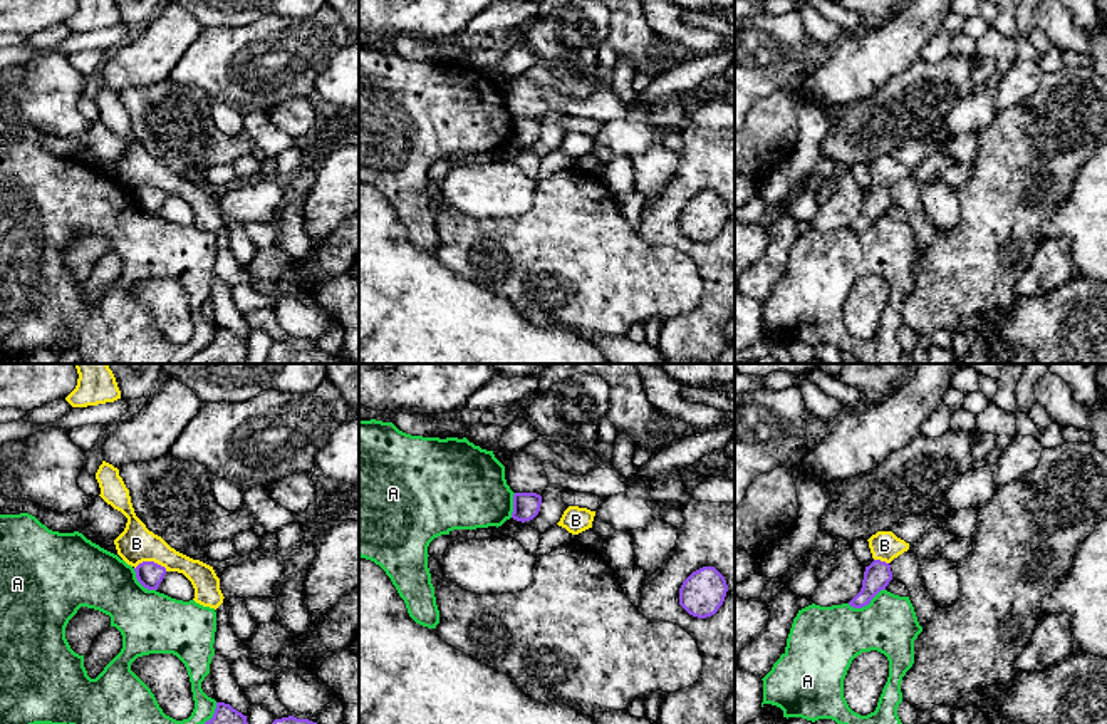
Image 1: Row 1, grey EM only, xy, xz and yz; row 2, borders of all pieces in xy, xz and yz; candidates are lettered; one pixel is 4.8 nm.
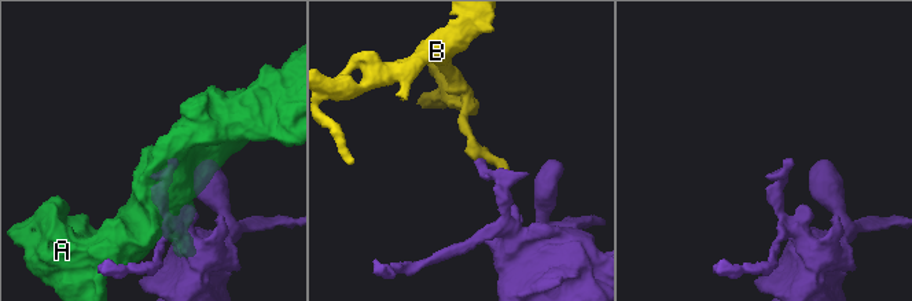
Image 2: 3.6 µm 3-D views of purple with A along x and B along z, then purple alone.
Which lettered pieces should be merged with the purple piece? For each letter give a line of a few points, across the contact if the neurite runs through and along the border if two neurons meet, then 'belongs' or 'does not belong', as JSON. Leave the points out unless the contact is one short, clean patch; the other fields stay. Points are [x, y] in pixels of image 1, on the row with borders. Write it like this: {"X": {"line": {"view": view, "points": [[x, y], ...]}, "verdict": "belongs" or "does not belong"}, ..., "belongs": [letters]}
{"A": {"verdict": "does not belong"}, "B": {"verdict": "does not belong"}, "belongs": []}

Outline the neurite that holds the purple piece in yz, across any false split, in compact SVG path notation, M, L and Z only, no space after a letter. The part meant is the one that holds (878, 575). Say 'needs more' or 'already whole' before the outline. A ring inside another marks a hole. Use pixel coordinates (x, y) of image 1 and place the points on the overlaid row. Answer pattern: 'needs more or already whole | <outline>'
already whole | M874 560L869 566L865 566L862 588L860 592L849 602L854 608L862 608L871 603L871 600L881 592L886 590L889 582L892 580L891 565L881 560Z

